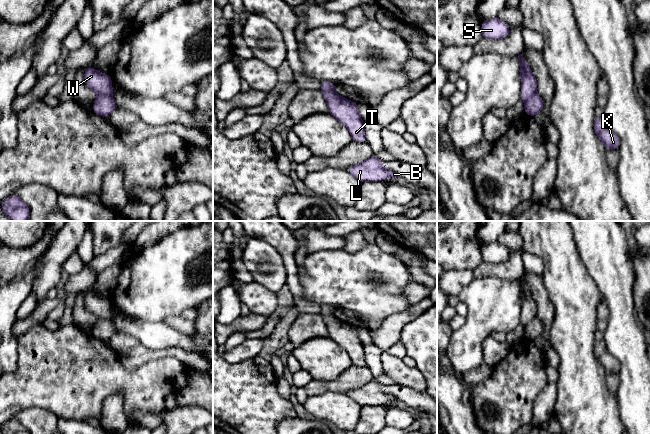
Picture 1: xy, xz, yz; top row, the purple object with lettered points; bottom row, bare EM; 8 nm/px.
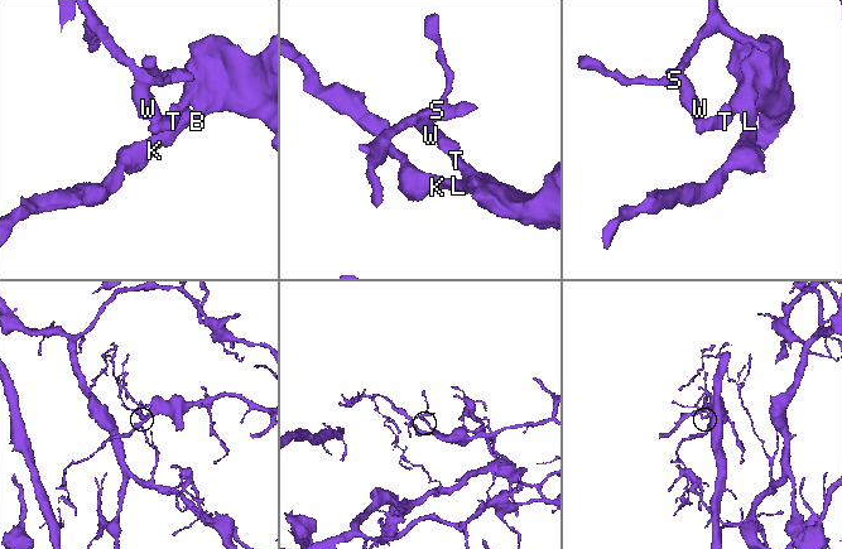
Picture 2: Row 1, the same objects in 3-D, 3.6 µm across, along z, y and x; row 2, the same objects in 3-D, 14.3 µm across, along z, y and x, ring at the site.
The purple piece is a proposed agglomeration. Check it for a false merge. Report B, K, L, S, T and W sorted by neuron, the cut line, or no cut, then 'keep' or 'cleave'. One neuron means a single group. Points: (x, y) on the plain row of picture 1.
B K L T / S W | xy (110, 318), (98, 320) | cleave

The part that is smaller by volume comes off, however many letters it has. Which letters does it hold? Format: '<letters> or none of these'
S, W

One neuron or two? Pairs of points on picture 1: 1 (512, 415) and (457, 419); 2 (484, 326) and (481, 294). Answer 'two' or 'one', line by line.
1: two
2: one

